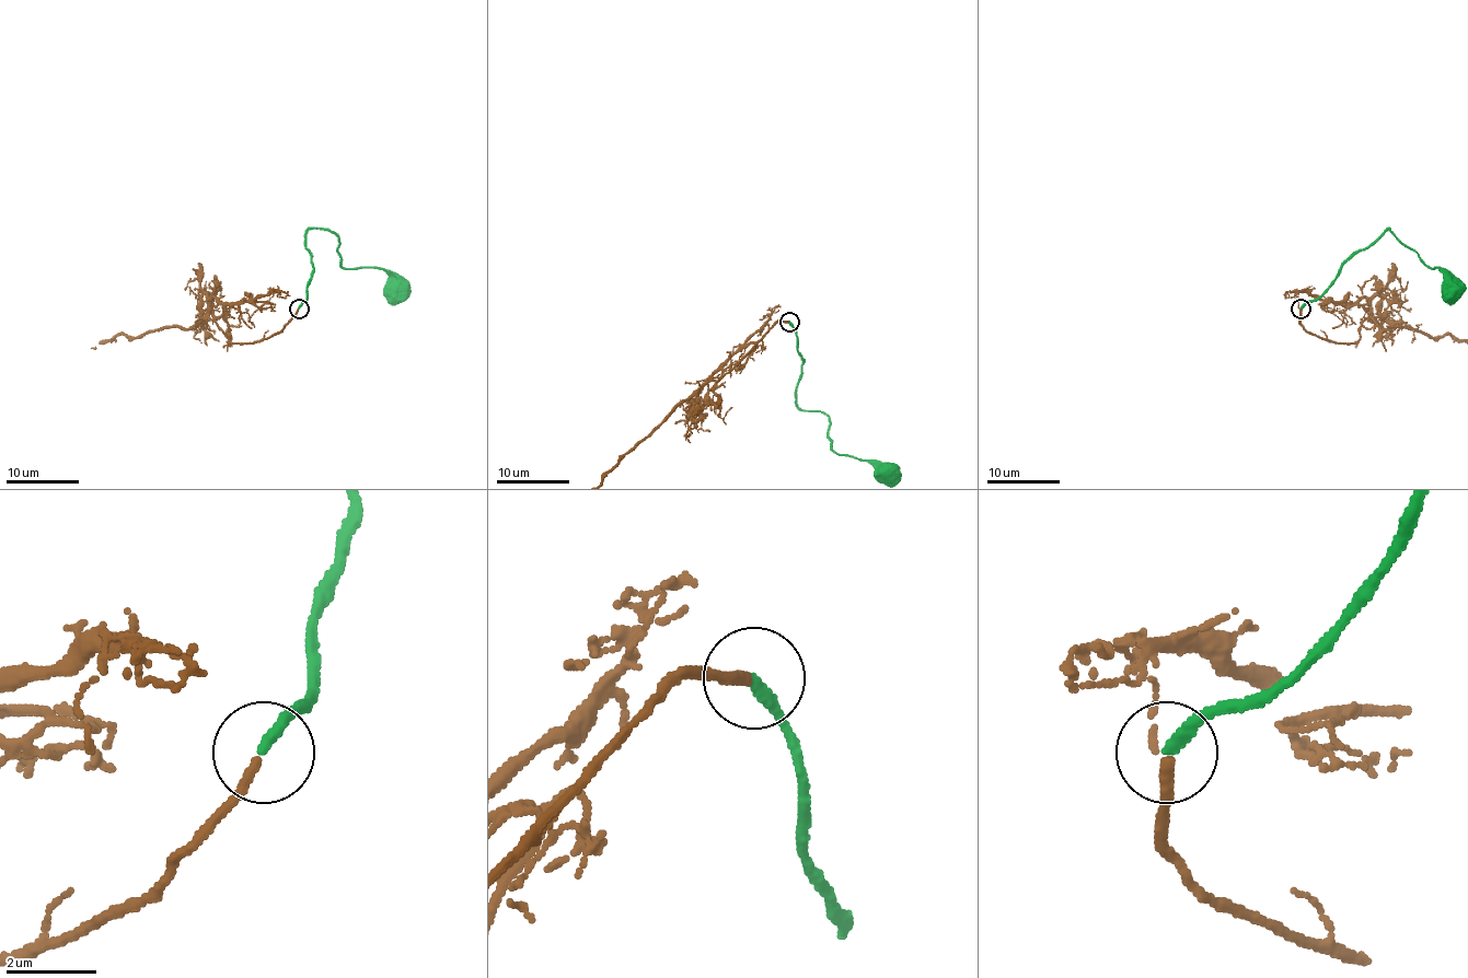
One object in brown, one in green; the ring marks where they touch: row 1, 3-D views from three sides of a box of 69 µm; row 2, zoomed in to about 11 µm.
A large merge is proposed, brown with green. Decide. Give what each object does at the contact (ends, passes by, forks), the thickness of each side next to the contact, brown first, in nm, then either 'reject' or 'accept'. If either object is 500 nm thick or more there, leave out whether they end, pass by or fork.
brown ends there; green ends there; 240 nm thick on the brown side, 280 nm on the other; accept

